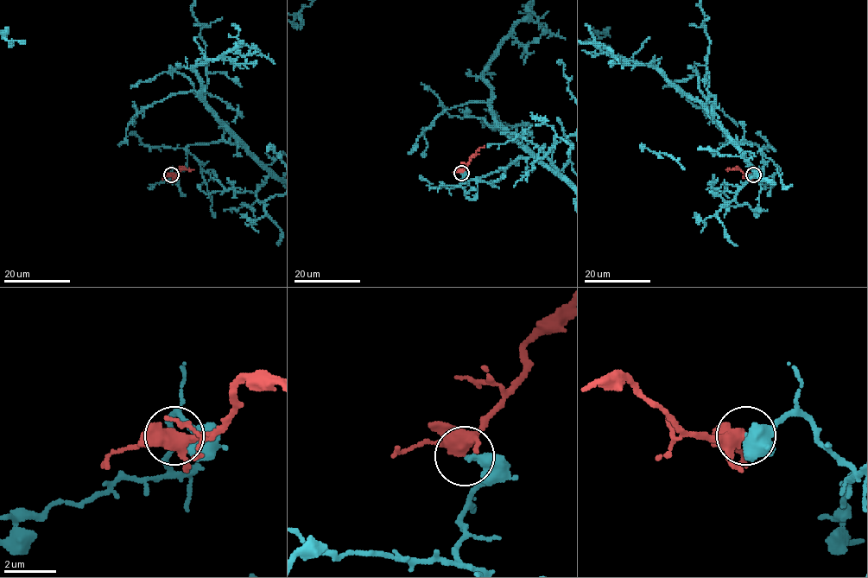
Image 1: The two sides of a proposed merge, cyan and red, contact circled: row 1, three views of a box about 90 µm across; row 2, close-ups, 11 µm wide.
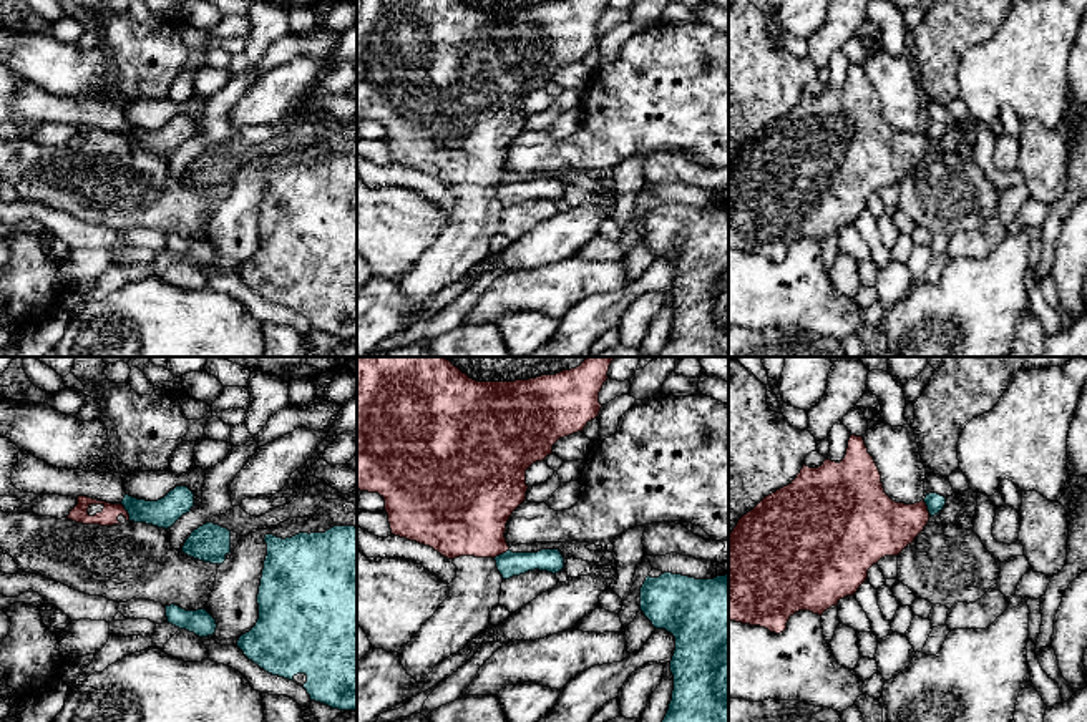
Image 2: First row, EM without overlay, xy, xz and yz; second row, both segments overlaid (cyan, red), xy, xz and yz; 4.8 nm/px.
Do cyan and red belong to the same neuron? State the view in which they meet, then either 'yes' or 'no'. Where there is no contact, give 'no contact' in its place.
meets cyan in xy; no

